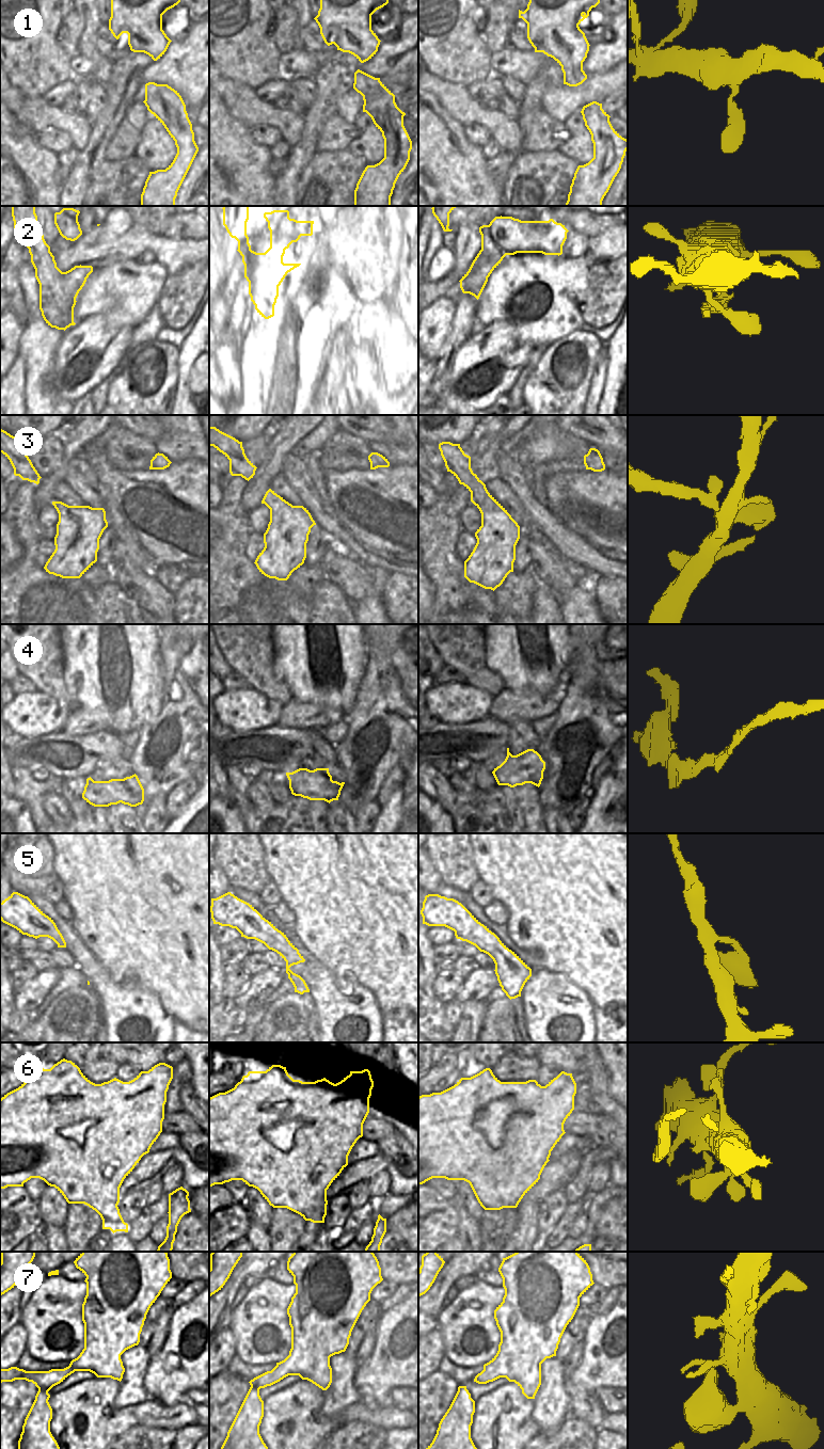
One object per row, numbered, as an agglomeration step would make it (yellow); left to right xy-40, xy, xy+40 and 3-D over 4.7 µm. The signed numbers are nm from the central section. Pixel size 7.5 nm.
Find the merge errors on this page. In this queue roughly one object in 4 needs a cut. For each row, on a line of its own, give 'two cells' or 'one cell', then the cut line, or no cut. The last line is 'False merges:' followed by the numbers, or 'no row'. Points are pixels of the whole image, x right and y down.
1: one cell; no cut
2: one cell; no cut
3: one cell; no cut
4: one cell; no cut
5: one cell; no cut
6: one cell; no cut
7: one cell; no cut
False merges: no row

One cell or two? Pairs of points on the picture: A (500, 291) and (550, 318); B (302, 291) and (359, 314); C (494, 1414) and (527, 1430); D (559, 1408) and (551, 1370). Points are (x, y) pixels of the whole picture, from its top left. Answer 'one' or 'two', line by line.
A: one
B: one
C: one
D: one

